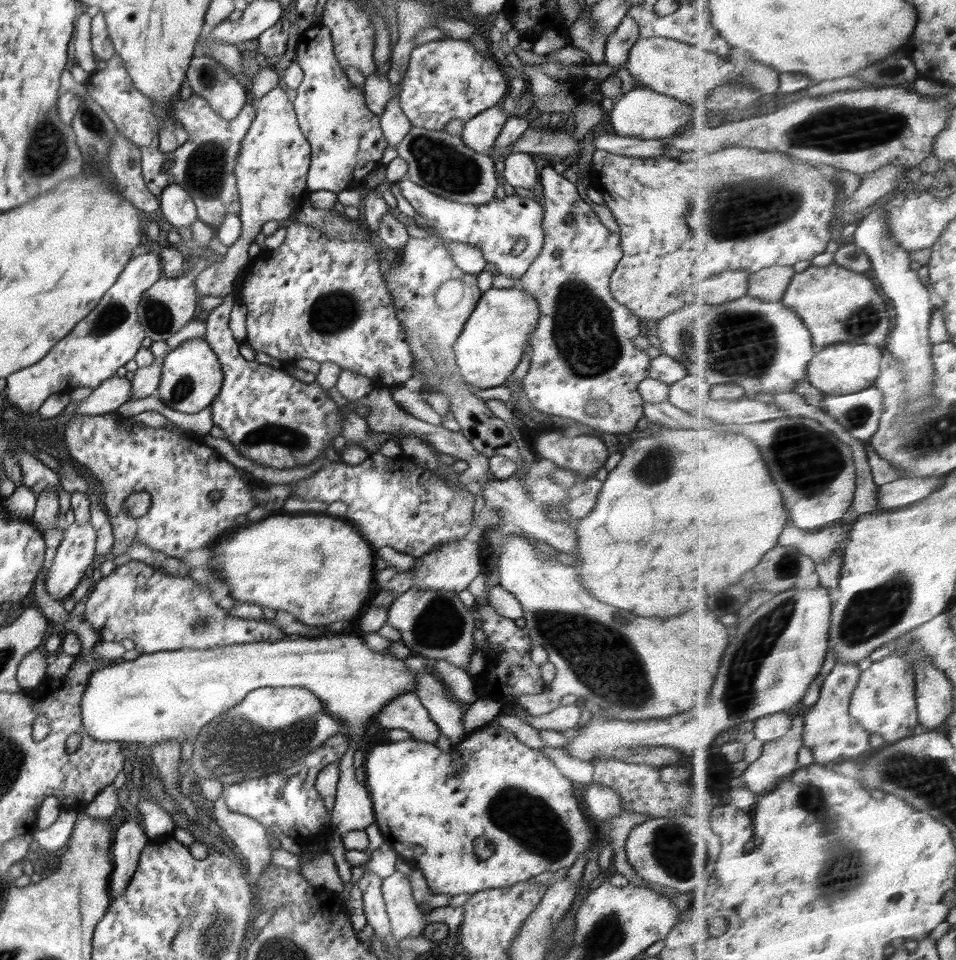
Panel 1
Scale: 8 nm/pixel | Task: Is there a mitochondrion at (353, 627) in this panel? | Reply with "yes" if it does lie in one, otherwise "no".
no

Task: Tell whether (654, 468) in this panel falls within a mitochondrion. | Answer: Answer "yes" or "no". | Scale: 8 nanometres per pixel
yes

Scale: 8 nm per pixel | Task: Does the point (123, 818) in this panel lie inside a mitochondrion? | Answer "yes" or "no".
no

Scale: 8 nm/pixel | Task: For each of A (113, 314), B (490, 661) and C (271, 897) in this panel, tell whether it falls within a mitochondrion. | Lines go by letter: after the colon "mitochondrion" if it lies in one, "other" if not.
A: mitochondrion
B: other
C: other

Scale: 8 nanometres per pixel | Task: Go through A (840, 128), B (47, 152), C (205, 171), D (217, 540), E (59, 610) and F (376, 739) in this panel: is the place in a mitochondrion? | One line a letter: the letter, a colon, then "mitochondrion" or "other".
A: mitochondrion
B: mitochondrion
C: mitochondrion
D: other
E: other
F: other

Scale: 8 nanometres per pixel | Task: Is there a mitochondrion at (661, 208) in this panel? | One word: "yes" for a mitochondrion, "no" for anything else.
no

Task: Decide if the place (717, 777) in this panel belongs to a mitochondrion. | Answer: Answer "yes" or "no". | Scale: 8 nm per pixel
no

